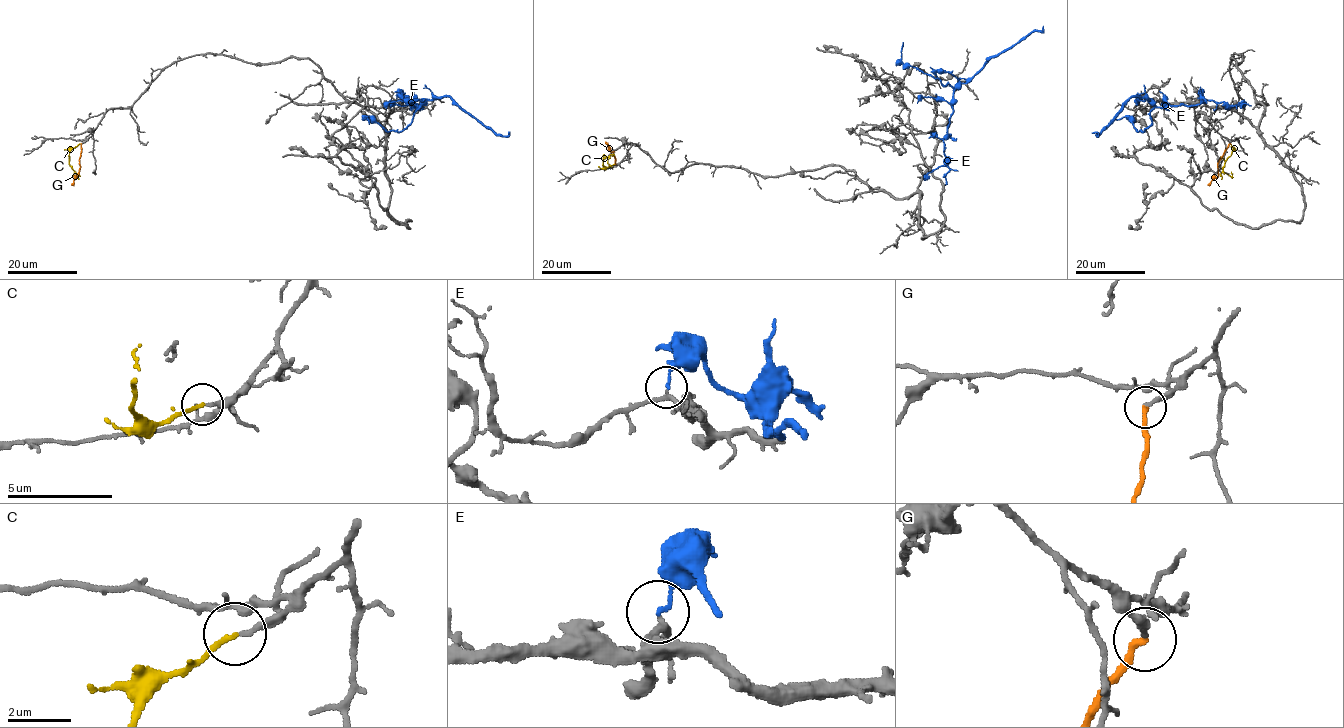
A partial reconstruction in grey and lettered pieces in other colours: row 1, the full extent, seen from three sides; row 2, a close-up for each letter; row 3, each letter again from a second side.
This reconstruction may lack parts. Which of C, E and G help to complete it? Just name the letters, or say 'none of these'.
C

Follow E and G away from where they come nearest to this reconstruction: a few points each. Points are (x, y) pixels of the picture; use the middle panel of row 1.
E: (930, 131), (939, 138), (946, 135), (953, 91), (966, 83), (991, 57), (1032, 32), (1042, 32), (1043, 26)
G: (615, 164), (614, 151), (605, 142)

